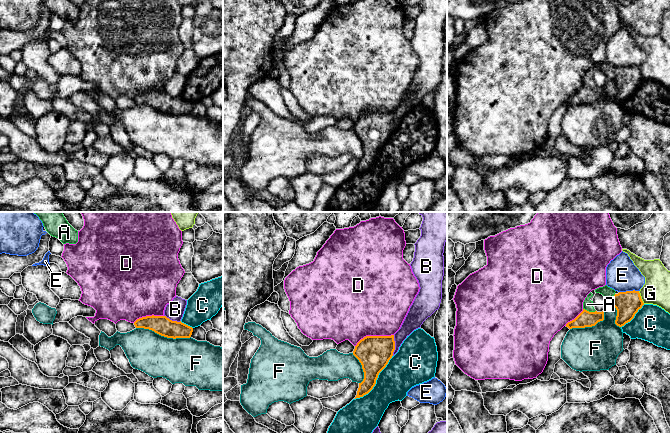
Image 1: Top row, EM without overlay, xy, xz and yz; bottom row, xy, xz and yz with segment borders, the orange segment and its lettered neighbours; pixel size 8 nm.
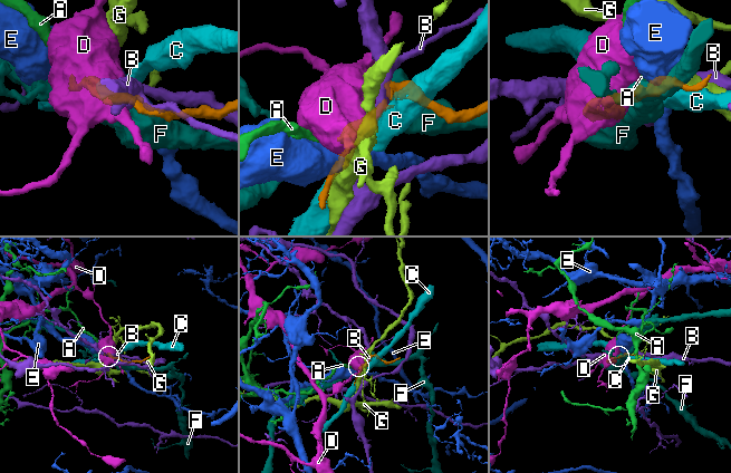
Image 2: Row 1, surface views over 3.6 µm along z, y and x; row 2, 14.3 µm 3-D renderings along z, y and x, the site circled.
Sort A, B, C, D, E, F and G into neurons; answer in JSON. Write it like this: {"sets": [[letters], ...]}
{"sets": [["A"], ["B"], ["C"], ["D"], ["E"], ["F"], ["G"]]}

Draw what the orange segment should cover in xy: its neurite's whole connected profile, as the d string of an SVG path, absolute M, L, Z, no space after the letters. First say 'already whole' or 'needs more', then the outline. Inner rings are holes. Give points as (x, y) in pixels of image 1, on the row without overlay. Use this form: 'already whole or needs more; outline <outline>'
already whole; outline M146 92L134 98L136 104L144 104L167 114L190 114L193 104L177 97L172 97L166 92Z

